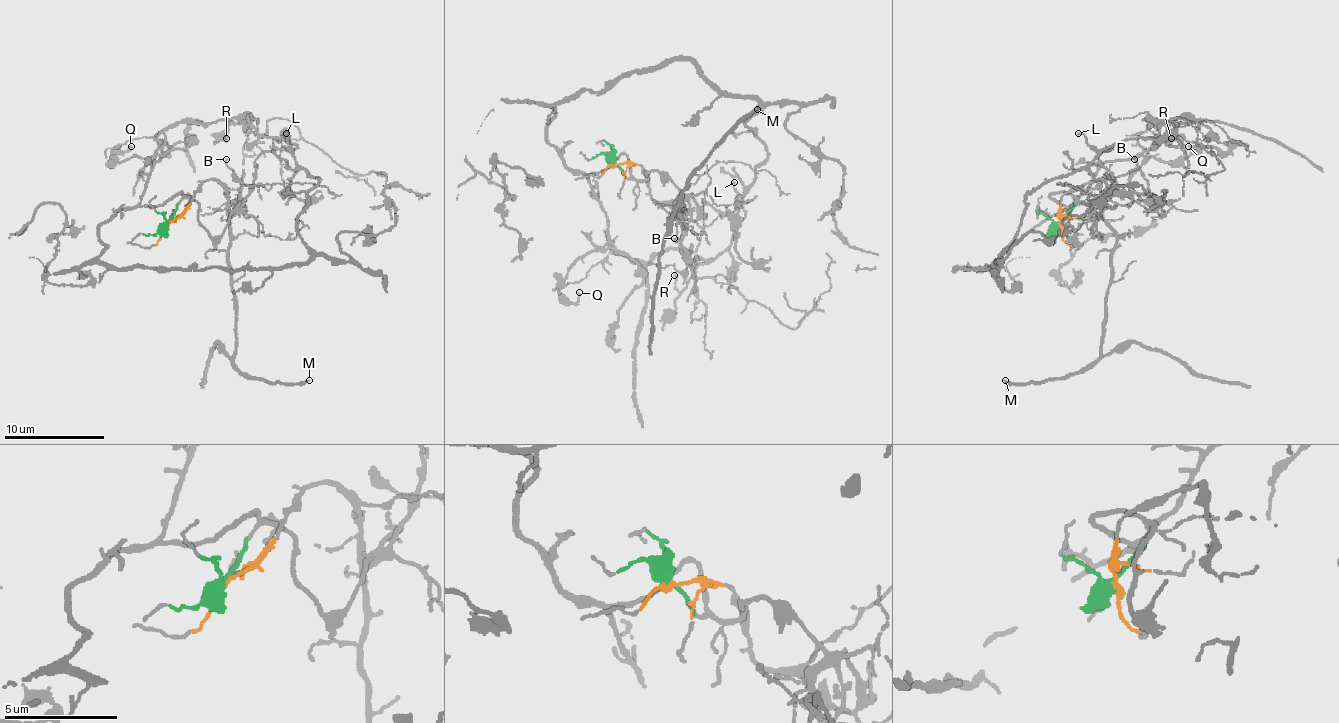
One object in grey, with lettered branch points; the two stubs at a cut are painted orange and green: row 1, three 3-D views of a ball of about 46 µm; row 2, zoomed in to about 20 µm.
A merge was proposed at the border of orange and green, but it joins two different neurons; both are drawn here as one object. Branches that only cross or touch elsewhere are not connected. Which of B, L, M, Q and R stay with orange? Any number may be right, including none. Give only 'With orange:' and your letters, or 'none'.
With orange: B, L, M

